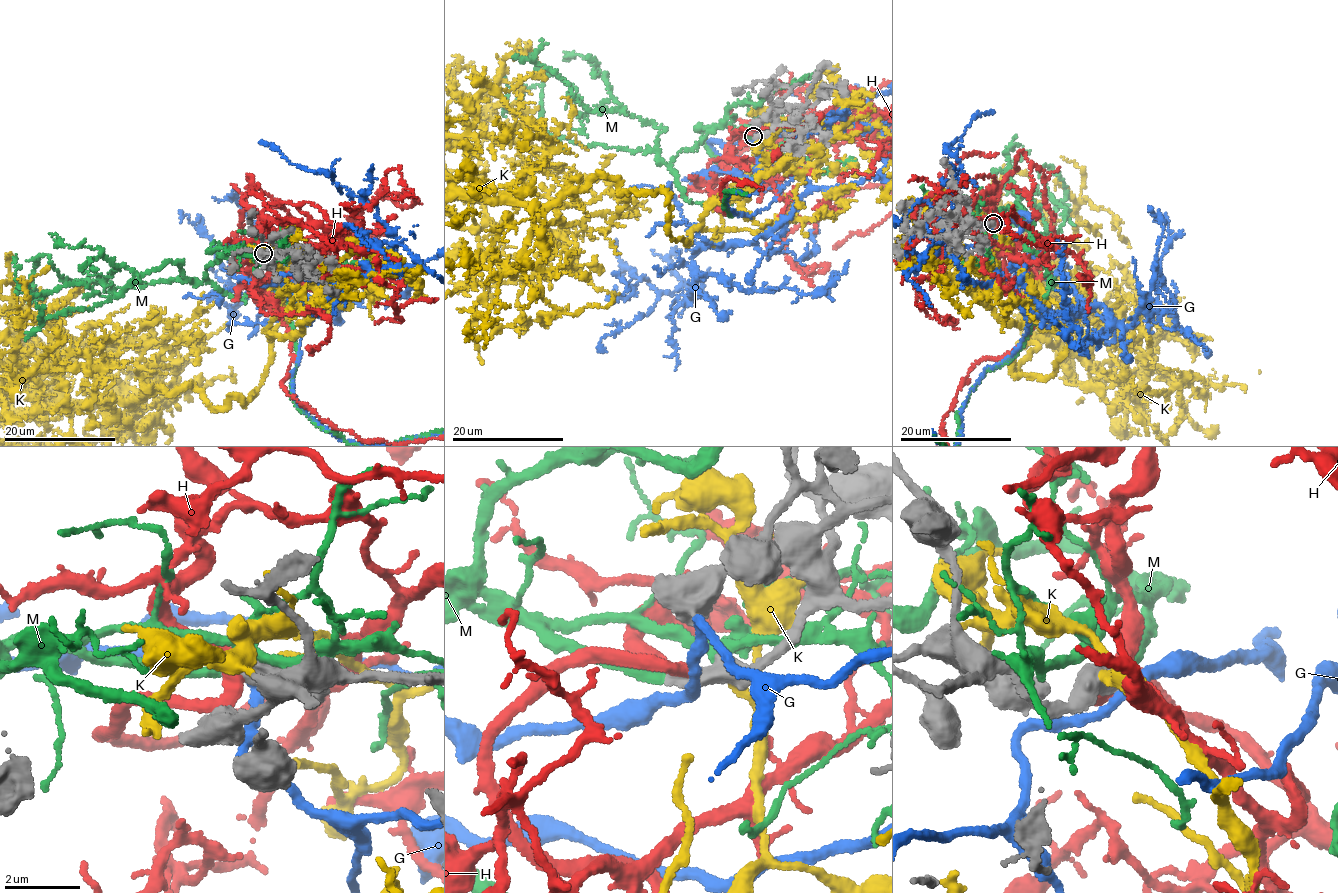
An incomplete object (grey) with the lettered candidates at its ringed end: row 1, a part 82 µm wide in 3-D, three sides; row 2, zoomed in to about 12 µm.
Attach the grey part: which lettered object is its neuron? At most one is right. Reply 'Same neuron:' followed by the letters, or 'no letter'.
Same neuron: M

